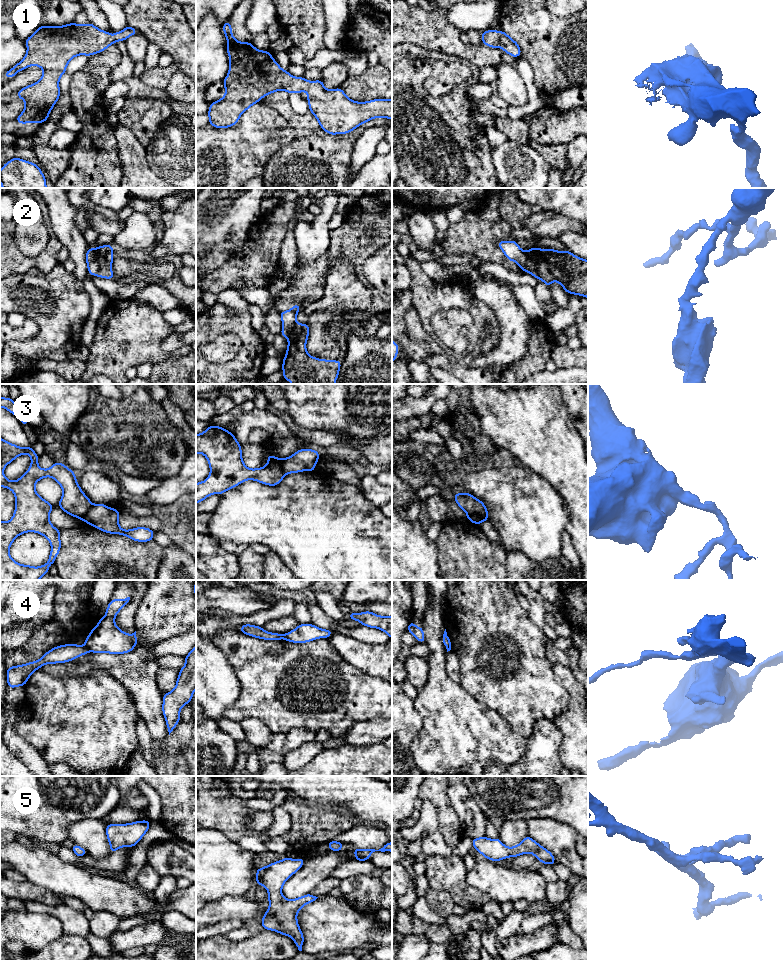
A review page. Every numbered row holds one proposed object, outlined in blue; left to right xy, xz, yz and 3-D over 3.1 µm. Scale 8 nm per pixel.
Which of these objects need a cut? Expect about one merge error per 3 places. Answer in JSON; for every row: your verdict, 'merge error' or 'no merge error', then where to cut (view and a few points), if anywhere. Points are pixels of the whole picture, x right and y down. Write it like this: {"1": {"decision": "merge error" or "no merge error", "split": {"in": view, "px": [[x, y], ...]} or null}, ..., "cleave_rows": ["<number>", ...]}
{"1": {"decision": "no merge error", "split": null}, "2": {"decision": "merge error", "split": {"in": "xy", "px": [[94, 249], [98, 264], [97, 275]]}}, "3": {"decision": "merge error", "split": {"in": "yz", "px": [[467, 514], [477, 513], [484, 520]]}}, "4": {"decision": "merge error", "split": {"in": "xy", "px": [[86, 645], [89, 650]]}}, "5": {"decision": "no merge error", "split": null}, "cleave_rows": ["2", "3", "4"]}

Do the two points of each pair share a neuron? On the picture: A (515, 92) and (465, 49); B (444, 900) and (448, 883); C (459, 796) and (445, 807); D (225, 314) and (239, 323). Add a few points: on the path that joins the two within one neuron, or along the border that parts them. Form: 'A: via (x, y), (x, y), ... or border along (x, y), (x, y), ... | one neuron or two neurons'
A: border along (515, 66), (509, 63), (499, 63), (495, 67) | two neurons
B: border along (430, 886), (436, 890), (446, 891), (455, 904) | two neurons
C: border along (446, 786), (451, 807), (461, 824) | two neurons
D: via (228, 317), (236, 321) | one neuron

